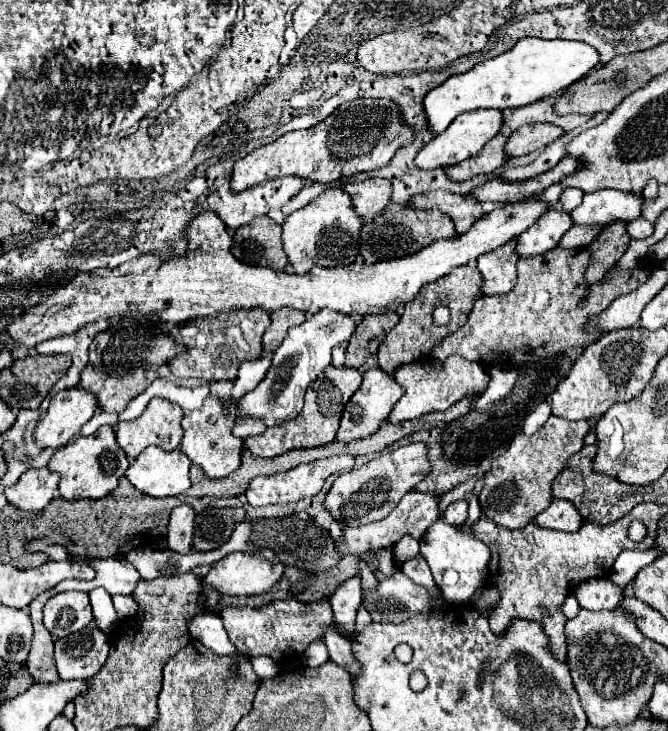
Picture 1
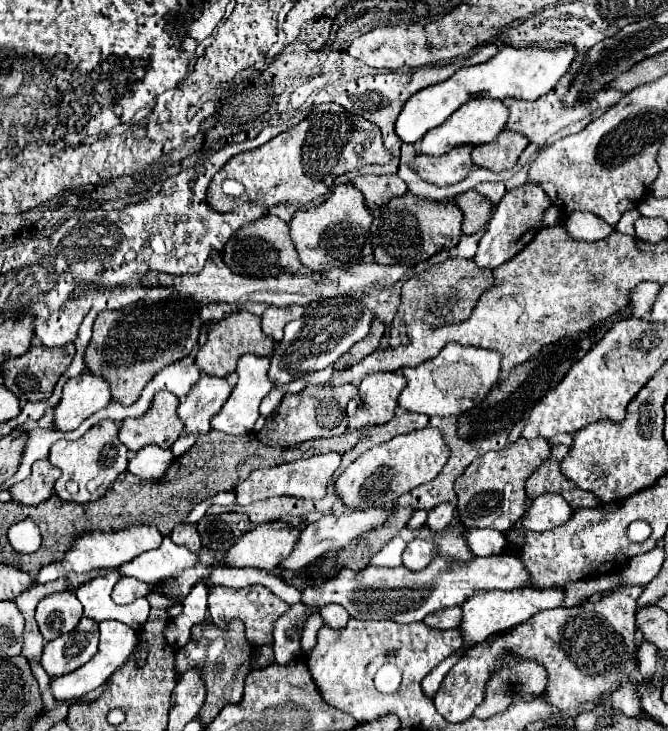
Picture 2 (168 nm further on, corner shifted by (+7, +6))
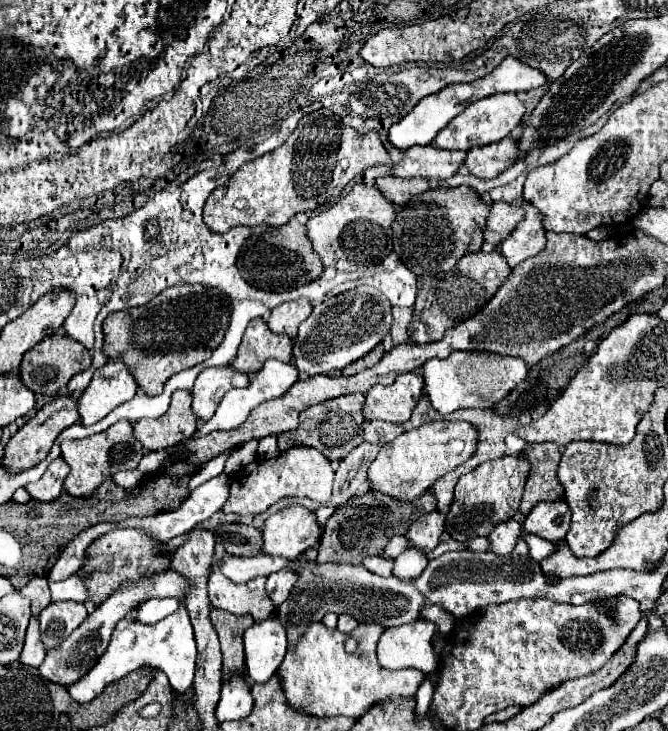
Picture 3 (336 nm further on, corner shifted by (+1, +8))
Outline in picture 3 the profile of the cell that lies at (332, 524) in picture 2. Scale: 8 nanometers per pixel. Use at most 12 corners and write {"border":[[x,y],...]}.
{"border":[[291,572],[267,576],[265,588],[273,606],[287,600],[295,576]]}

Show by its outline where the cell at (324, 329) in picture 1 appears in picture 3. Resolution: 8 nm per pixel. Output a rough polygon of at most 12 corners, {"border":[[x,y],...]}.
{"border":[[359,286],[315,306],[293,344],[309,376],[369,354],[393,324]]}

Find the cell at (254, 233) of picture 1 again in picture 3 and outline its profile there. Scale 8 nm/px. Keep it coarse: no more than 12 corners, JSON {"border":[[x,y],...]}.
{"border":[[307,228],[251,236],[239,272],[259,290],[285,292],[317,280],[323,262]]}

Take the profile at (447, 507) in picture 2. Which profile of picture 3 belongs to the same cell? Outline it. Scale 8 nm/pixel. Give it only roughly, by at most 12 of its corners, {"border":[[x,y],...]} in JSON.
{"border":[[445,514],[421,516],[405,534],[425,554],[439,544]]}

